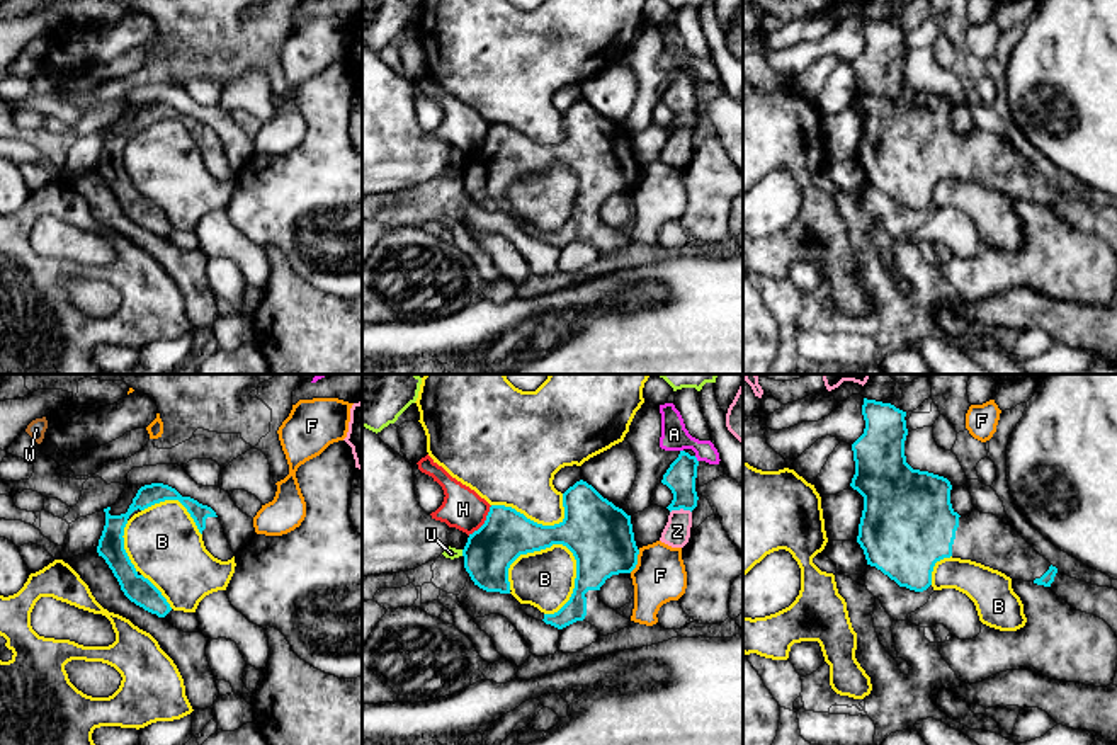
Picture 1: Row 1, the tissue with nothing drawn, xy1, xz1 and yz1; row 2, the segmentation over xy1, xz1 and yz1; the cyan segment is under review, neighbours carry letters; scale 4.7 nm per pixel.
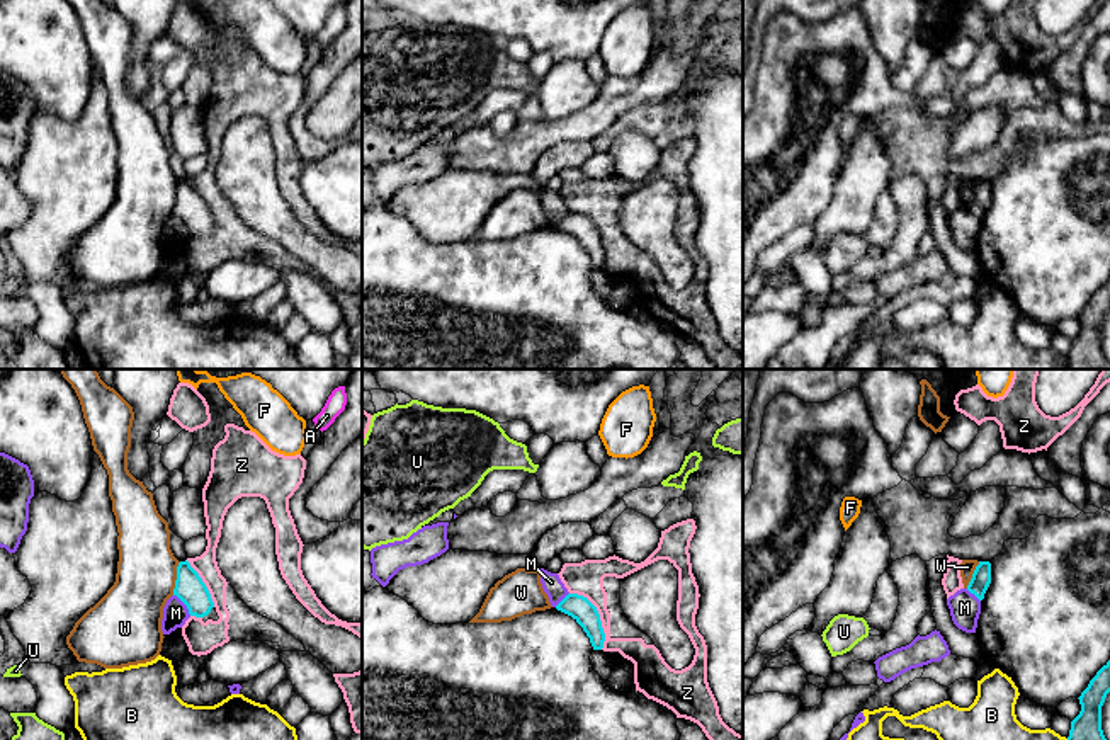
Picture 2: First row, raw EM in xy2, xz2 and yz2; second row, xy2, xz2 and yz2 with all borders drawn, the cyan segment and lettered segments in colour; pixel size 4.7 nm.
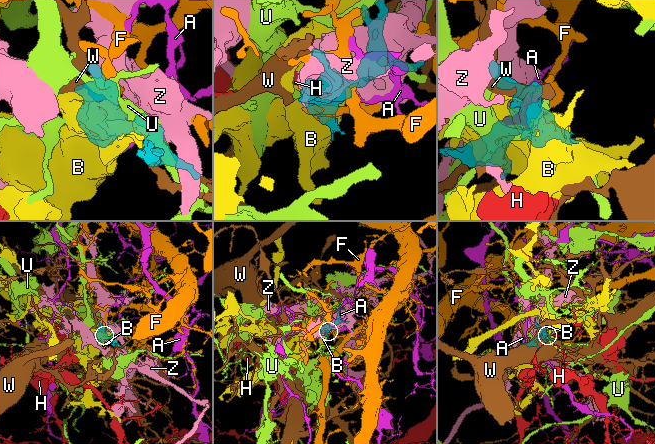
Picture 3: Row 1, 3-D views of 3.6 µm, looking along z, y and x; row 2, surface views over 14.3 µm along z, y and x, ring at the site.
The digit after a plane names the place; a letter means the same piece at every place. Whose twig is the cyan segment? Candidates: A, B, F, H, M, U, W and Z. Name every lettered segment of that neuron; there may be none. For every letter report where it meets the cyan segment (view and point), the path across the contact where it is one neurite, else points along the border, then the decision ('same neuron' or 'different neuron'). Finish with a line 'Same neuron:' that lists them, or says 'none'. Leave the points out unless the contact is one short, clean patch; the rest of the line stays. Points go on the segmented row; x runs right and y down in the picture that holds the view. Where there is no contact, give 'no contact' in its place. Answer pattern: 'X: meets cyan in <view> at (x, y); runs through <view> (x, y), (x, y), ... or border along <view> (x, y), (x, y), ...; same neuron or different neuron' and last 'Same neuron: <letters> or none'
A: meets cyan in xz1 at (696, 460); different neuron
B: meets cyan in xz1 at (575, 579); different neuron
F: meets cyan in xz1 at (636, 562); border along xz1 (640, 550), (638, 562), (629, 572); different neuron
H: meets cyan in xz1 at (485, 523); border along xz1 (492, 506), (487, 519), (468, 534); different neuron
M: meets cyan in xy2 at (184, 603); border along xy2 (174, 594), (191, 614); different neuron
U: meets cyan in xz1 at (463, 553); different neuron
W: meets cyan in xy2 at (177, 579); different neuron
Z: meets cyan in xz2 at (599, 616); different neuron
Same neuron: none

